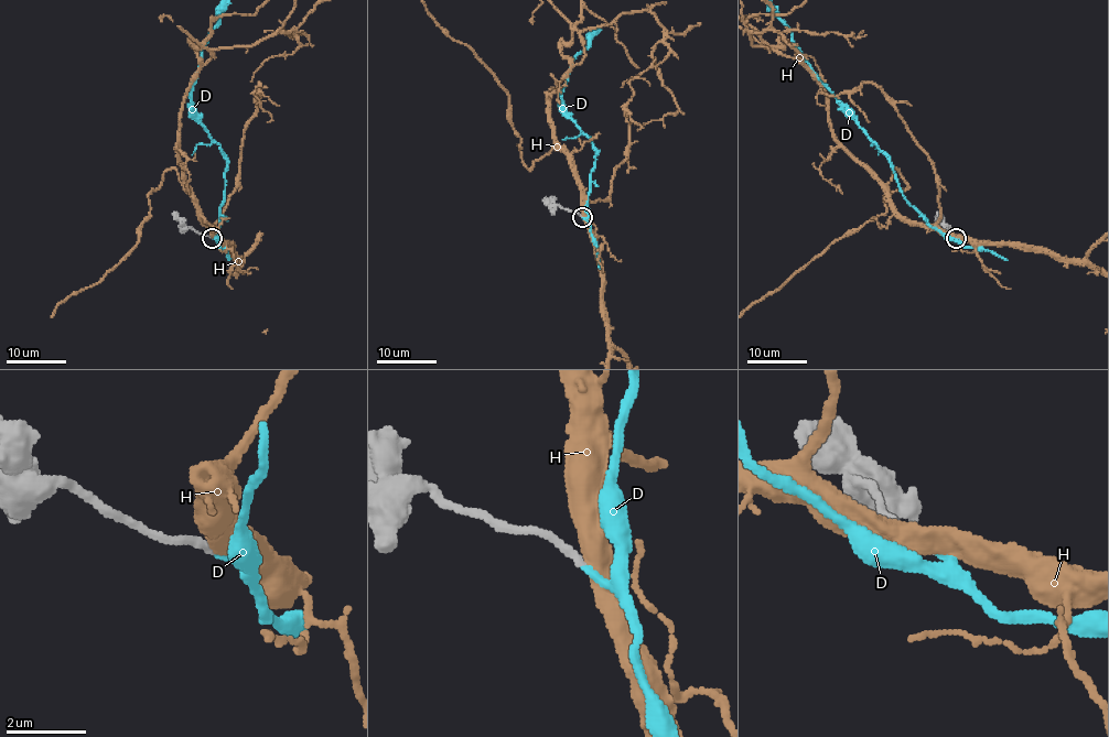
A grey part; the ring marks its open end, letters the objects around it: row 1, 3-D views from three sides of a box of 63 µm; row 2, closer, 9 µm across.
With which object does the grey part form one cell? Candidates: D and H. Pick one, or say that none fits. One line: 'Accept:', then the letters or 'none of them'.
Accept: D

